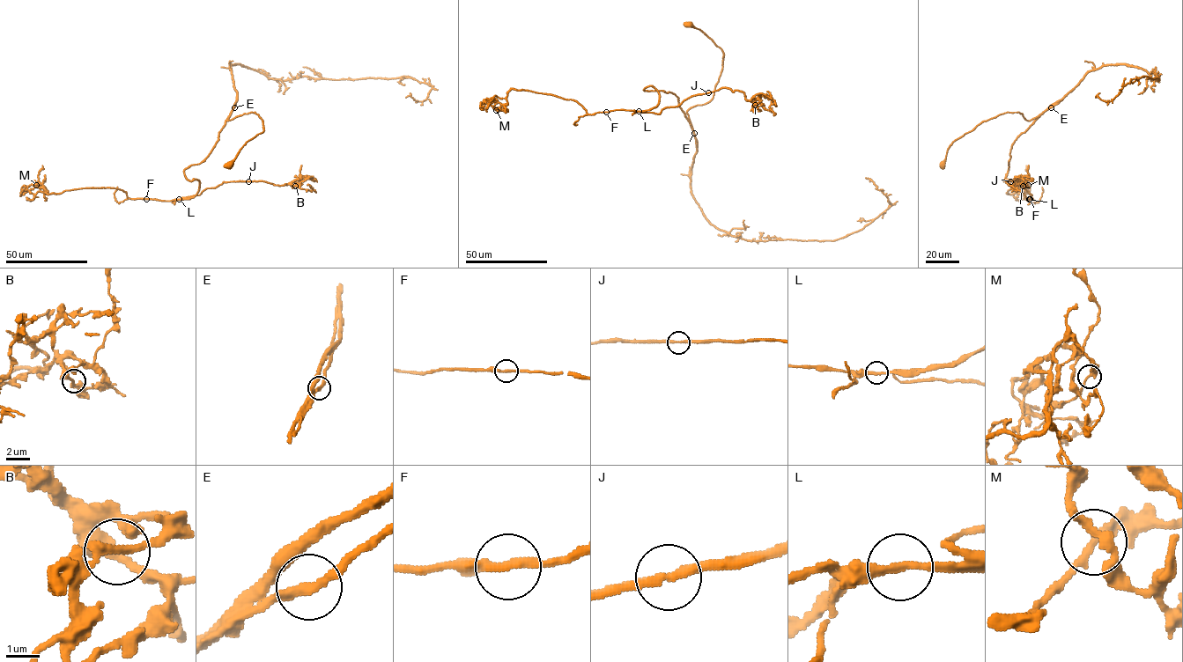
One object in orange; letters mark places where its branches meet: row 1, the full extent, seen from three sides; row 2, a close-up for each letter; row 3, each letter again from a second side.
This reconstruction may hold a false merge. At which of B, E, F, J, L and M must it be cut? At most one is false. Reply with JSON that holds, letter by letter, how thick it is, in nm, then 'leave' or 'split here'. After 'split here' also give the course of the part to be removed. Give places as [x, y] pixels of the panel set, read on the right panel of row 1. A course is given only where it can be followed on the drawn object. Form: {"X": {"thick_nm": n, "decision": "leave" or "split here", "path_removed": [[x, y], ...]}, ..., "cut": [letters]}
{"B": {"thick_nm": 260, "decision": "leave"}, "E": {"thick_nm": 240, "decision": "leave"}, "F": {"thick_nm": 240, "decision": "leave"}, "J": {"thick_nm": 240, "decision": "leave"}, "L": {"thick_nm": 240, "decision": "leave"}, "M": {"thick_nm": 260, "decision": "leave"}, "cut": []}

